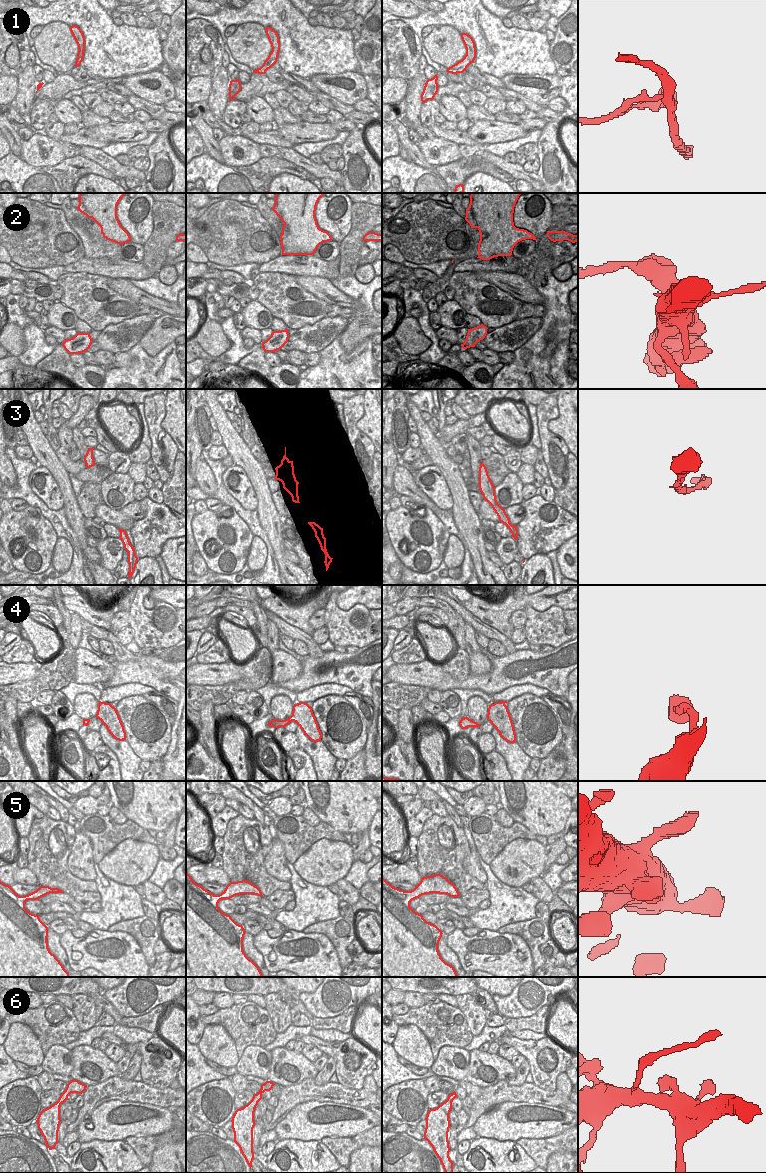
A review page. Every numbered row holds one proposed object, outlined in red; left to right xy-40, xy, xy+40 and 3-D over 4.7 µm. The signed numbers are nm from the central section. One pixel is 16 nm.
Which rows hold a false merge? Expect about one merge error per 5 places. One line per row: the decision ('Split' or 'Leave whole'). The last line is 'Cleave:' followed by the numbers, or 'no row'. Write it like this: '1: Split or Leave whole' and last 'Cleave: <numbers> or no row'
1: Split
2: Split
3: Leave whole
4: Leave whole
5: Leave whole
6: Leave whole
Cleave: 1, 2.

